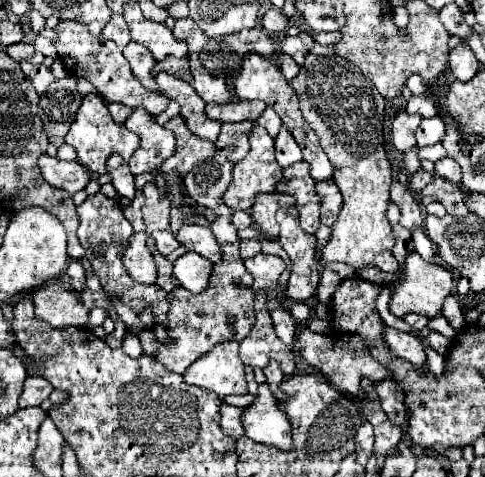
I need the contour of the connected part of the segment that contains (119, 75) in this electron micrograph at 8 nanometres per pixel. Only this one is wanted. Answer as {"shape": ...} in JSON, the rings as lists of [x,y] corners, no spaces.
{"shape":[[[74,20],[60,22],[54,28],[54,32],[56,32],[54,46],[56,46],[58,56],[60,56],[62,64],[64,64],[64,68],[68,70],[68,74],[74,74],[74,76],[80,76],[80,78],[86,78],[88,82],[92,82],[96,86],[96,90],[108,102],[124,104],[124,106],[130,106],[130,108],[144,108],[150,114],[160,114],[160,112],[166,110],[168,98],[140,86],[140,82],[132,76],[130,66],[128,66],[126,58],[122,56],[120,48],[112,40],[94,38],[88,32],[86,26],[82,26],[80,22],[74,22]]]}

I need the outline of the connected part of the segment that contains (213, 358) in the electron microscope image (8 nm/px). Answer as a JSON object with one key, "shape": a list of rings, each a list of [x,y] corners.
{"shape":[[[222,342],[222,346],[214,346],[214,350],[210,350],[210,354],[198,358],[198,362],[194,362],[184,372],[184,380],[186,380],[186,384],[200,386],[208,392],[216,392],[220,398],[224,398],[228,394],[246,394],[248,386],[246,386],[246,378],[244,378],[244,364],[238,358],[238,342]]]}

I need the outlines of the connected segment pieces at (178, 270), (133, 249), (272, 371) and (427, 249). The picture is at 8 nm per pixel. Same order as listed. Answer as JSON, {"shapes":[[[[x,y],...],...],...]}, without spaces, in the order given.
{"shapes":[[[[186,252],[174,262],[176,280],[190,292],[200,292],[206,288],[212,272],[212,262],[206,262],[200,254]]],[[[134,232],[126,252],[122,256],[124,268],[134,282],[154,284],[156,282],[156,266],[152,260],[152,252],[146,248],[146,232]]],[[[270,362],[266,368],[264,368],[264,374],[266,374],[266,382],[268,382],[268,386],[270,386],[270,390],[272,390],[272,394],[274,396],[278,396],[280,394],[280,382],[284,380],[284,374],[280,372],[280,368],[278,368],[278,362]]],[[[422,228],[412,230],[412,242],[414,242],[414,250],[426,260],[426,262],[436,262],[436,250],[434,244],[430,242],[430,238],[426,236],[426,232]]]]}

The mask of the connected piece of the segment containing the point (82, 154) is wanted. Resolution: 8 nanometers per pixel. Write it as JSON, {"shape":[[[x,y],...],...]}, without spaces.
{"shape":[[[86,94],[84,100],[82,100],[82,106],[76,114],[76,120],[72,122],[70,126],[70,132],[66,134],[66,144],[74,146],[76,148],[76,154],[78,154],[78,162],[94,172],[94,174],[104,174],[106,172],[106,158],[114,152],[118,152],[124,160],[130,160],[130,156],[136,152],[138,144],[140,144],[140,138],[136,134],[132,134],[130,130],[126,130],[124,126],[118,126],[114,124],[102,96],[98,94]]]}

